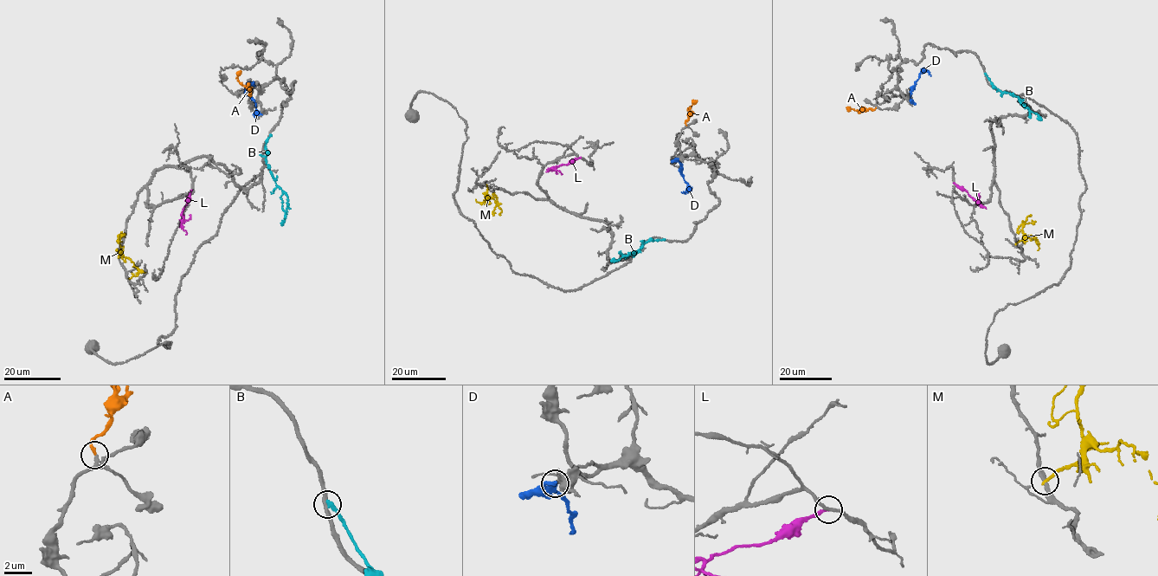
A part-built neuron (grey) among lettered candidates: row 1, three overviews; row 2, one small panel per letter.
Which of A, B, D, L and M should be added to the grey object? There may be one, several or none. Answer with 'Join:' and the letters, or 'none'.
Join: A

